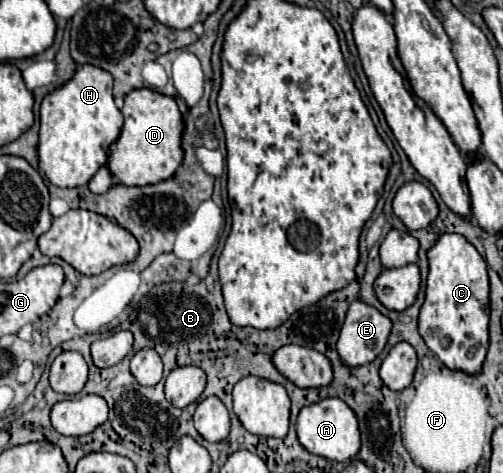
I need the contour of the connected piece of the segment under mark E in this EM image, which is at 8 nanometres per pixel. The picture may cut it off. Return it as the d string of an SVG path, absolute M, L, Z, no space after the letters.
M359 299L353 301L337 341L337 351L343 363L349 367L371 363L383 351L391 325L391 319L381 315L375 307Z

